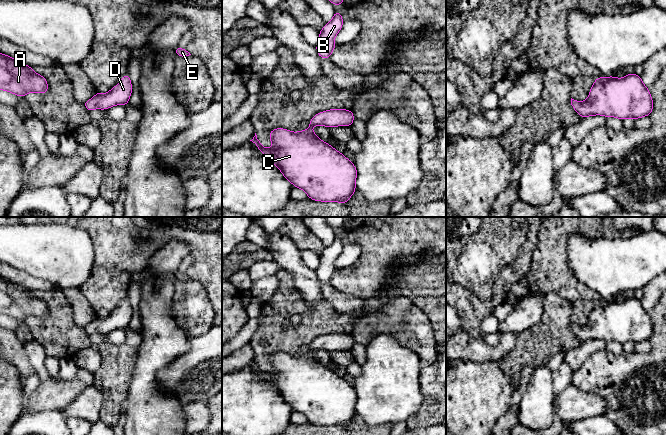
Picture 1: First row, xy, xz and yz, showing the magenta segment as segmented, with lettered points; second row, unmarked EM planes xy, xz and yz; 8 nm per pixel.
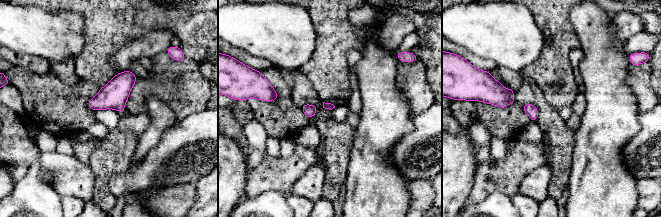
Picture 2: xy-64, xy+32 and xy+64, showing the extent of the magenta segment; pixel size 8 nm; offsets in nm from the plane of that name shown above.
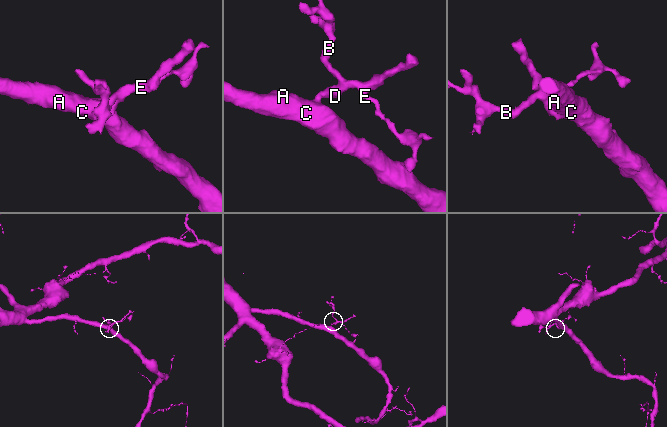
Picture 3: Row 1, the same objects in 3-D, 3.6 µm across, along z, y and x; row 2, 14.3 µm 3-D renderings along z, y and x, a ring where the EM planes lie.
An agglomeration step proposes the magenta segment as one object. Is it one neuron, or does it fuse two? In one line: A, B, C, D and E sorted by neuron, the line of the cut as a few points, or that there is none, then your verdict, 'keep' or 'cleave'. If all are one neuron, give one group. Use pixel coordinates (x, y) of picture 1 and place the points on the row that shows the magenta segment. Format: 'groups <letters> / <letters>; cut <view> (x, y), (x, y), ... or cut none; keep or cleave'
groups A B C D E; cut none; keep

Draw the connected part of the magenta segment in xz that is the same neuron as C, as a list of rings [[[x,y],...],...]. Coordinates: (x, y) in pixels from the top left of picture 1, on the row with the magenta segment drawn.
[[[330,109],[317,113],[309,121],[307,130],[291,132],[287,129],[277,128],[270,131],[269,139],[273,144],[272,148],[263,147],[256,133],[250,141],[257,145],[257,149],[277,166],[293,186],[304,190],[308,198],[314,201],[346,204],[356,191],[357,169],[343,153],[338,152],[334,147],[319,139],[311,128],[315,125],[329,128],[351,126],[354,119],[355,117],[351,110]]]

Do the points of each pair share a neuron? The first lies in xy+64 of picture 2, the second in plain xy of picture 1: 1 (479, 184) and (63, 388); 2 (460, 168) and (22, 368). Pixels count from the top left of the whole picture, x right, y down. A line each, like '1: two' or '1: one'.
1: one
2: two

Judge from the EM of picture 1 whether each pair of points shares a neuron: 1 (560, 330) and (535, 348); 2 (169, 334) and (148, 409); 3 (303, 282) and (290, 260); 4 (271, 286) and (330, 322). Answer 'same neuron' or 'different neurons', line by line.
1: same neuron
2: same neuron
3: same neuron
4: different neurons

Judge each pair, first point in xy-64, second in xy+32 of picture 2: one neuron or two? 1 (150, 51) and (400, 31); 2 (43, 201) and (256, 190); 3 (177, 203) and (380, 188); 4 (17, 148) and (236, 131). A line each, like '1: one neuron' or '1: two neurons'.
1: one neuron
2: two neurons
3: two neurons
4: one neuron

